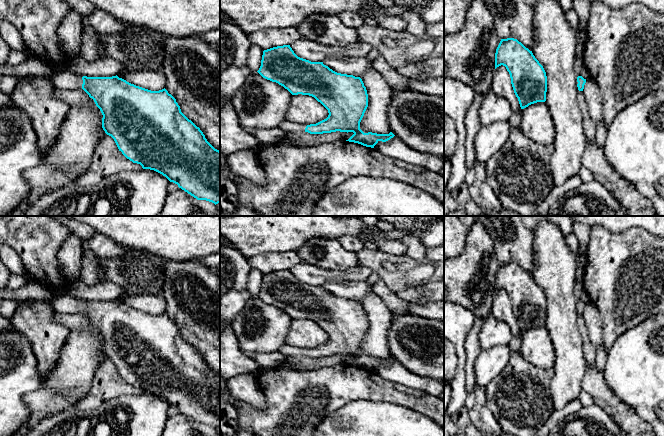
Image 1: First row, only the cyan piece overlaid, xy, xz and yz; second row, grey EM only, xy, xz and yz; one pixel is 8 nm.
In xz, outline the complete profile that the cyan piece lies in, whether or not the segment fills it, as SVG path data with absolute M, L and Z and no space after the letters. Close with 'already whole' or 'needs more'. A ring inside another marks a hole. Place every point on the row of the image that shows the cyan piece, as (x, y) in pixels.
M290 45L264 50L257 72L263 78L283 86L292 95L314 97L328 110L328 117L316 124L296 124L285 119L279 128L286 133L353 132L346 141L371 148L379 141L386 142L395 136L392 132L364 133L360 129L360 122L368 107L367 90L360 77L337 73L323 62L300 58Z; needs more

